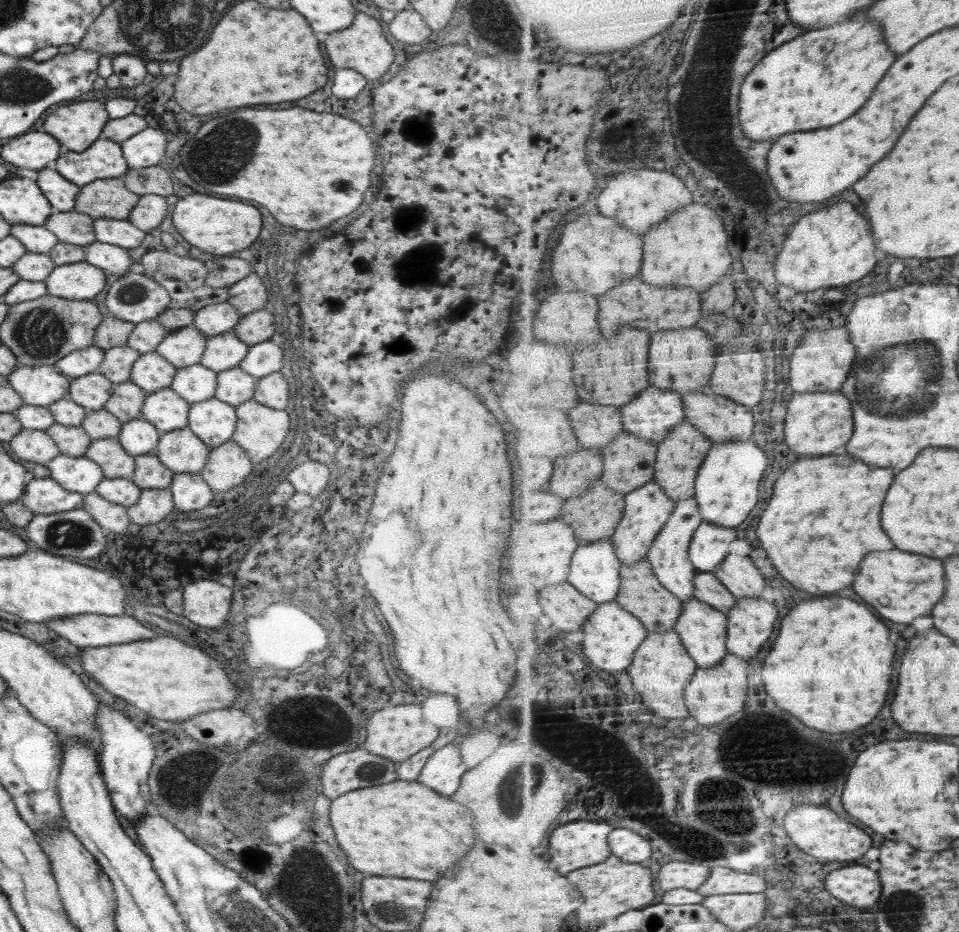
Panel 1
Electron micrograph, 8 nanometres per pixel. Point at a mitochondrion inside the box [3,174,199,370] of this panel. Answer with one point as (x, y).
(41, 333)

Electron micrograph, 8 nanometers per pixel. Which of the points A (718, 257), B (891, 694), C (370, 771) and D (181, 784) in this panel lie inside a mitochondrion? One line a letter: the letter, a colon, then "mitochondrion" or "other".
A: other
B: other
C: mitochondrion
D: mitochondrion

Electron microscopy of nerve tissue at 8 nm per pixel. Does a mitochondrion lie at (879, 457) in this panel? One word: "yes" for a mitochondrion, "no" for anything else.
no

